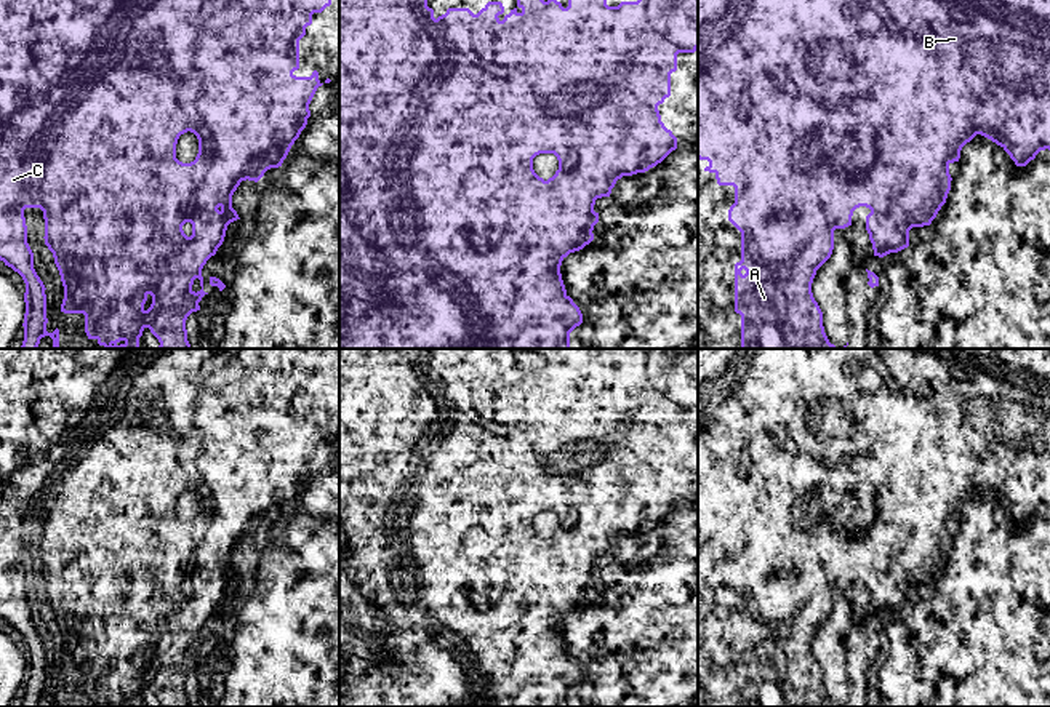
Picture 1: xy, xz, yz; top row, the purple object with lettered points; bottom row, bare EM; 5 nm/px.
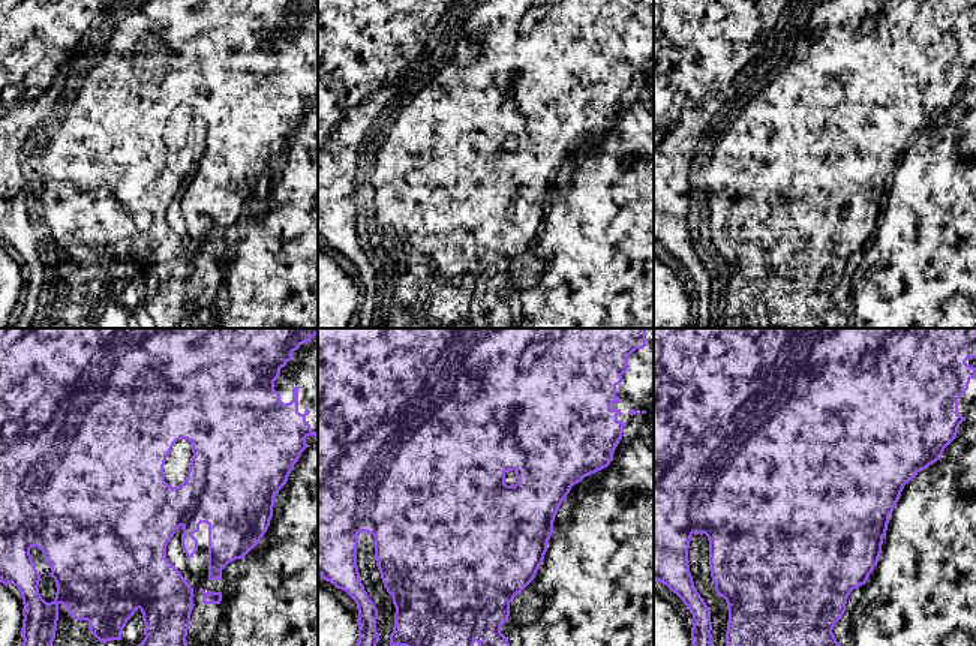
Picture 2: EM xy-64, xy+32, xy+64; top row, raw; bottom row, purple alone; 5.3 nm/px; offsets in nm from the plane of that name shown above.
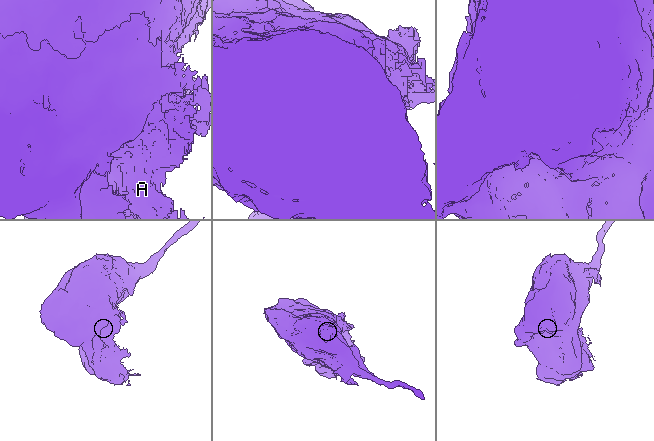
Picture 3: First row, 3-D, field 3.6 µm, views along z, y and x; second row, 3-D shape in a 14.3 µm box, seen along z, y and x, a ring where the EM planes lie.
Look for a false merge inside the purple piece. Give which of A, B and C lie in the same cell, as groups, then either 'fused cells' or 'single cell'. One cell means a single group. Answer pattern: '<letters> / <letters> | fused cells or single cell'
A C / B | fused cells

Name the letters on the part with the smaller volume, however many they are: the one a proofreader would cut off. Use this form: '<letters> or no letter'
B

